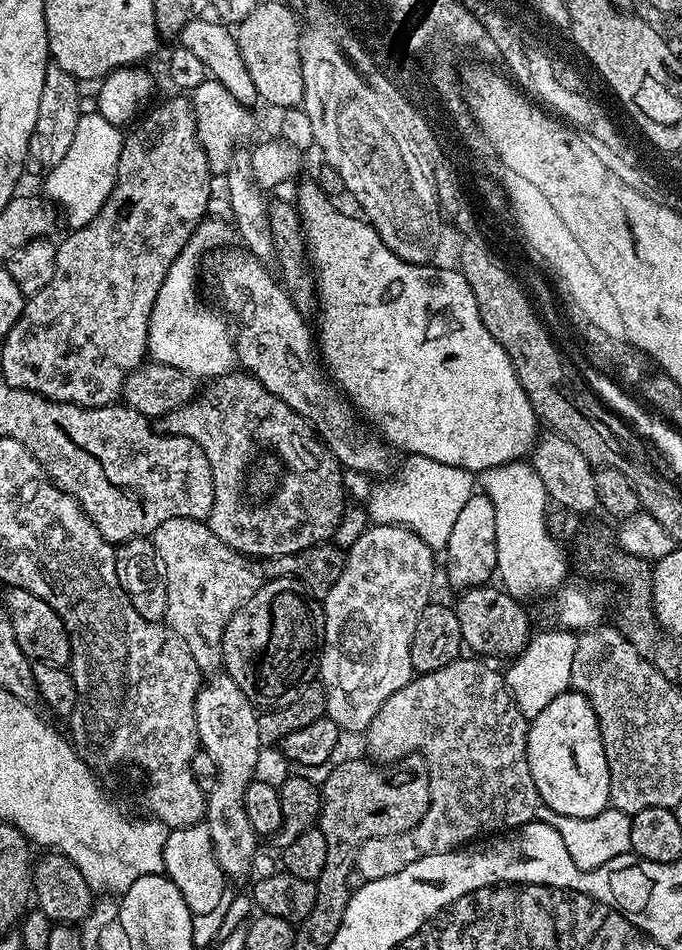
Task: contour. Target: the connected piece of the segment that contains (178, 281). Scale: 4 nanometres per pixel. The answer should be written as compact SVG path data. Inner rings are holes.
M201 223L193 232L158 290L148 323L148 350L151 359L157 364L174 366L197 378L224 378L238 364L233 333L230 328L228 332L228 324L219 311L216 313L196 300L196 259L203 252L211 253L220 240L219 230L208 223Z

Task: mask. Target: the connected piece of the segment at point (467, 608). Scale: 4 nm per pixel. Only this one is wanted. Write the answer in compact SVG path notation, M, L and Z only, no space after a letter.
M481 586L479 588L466 588L459 593L460 601L454 604L458 614L458 626L462 626L462 638L464 639L464 648L470 650L473 648L475 655L480 658L492 658L488 656L508 656L515 658L523 652L528 641L533 639L532 624L528 621L528 612L523 608L521 601L513 596L503 587Z

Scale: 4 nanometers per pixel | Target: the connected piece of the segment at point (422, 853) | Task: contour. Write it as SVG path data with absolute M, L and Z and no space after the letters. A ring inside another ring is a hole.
M461 658L442 670L417 675L382 702L382 710L374 714L374 722L363 733L367 759L377 765L391 766L409 754L423 756L432 783L432 801L428 815L410 830L362 842L354 869L361 881L390 878L418 858L454 852L475 841L475 836L491 837L536 820L541 799L528 765L529 717L518 710L505 673L495 672L483 659L471 659ZM434 816L444 816L448 836Z

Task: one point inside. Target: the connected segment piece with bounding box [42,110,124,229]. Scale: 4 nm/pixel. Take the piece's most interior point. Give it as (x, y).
(82, 183)

